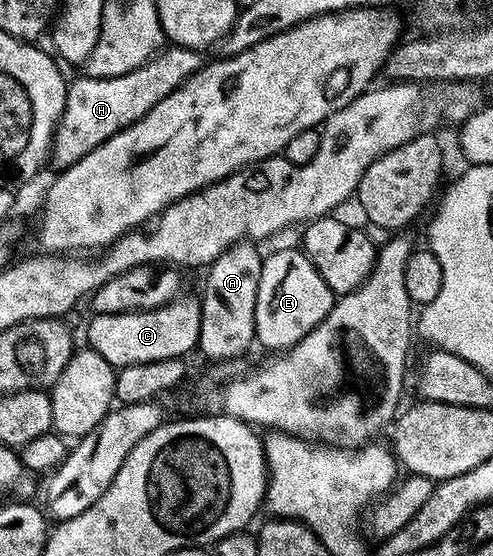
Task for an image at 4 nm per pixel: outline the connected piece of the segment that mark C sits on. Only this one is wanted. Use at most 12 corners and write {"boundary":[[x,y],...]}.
{"boundary":[[200,300],[91,316],[87,346],[114,368],[184,357]]}

